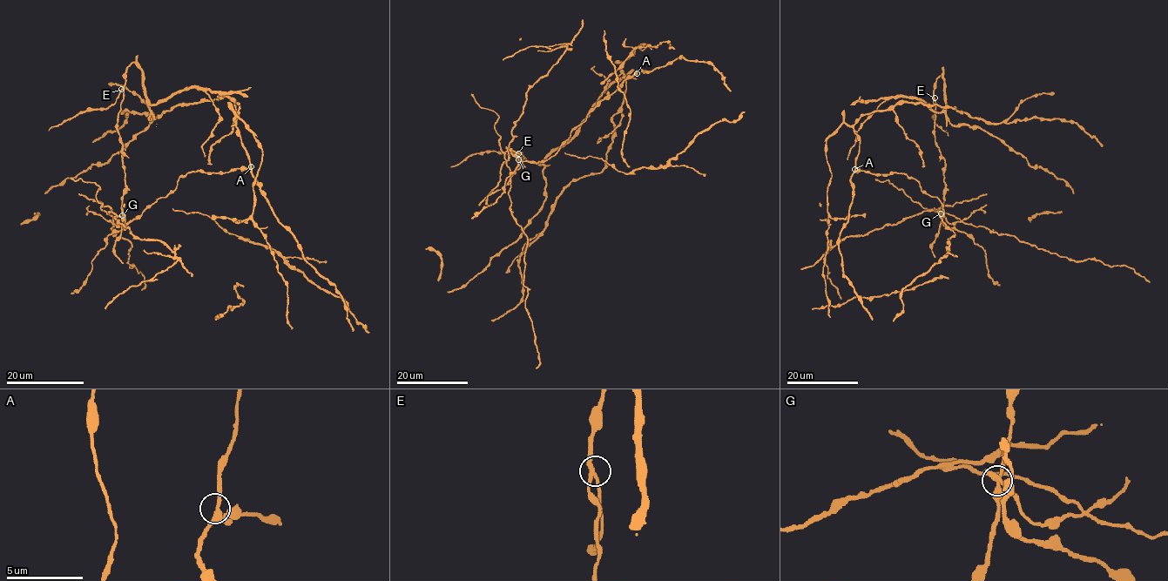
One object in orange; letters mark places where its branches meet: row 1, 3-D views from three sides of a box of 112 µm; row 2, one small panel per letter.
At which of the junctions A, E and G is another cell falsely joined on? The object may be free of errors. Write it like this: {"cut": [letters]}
{"cut": ["G"]}

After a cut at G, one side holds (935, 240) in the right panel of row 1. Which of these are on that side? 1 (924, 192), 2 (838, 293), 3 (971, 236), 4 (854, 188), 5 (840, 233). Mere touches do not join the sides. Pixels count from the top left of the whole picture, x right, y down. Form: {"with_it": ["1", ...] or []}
{"with_it": ["1", "3", "4", "5"]}

